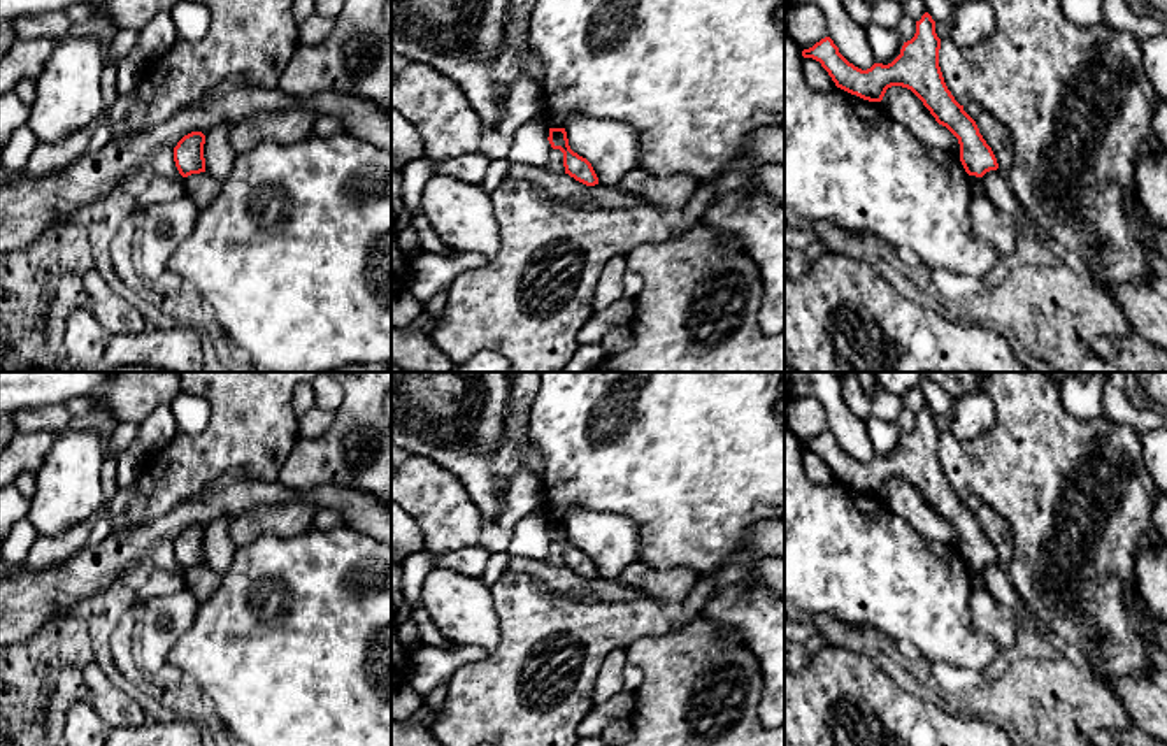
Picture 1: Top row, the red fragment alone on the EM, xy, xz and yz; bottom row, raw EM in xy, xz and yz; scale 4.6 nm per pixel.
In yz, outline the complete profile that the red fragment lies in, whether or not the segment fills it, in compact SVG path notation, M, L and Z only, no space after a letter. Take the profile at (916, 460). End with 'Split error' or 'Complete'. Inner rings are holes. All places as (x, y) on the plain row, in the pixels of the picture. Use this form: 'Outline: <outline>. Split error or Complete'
Outline: M928 405L916 414L916 427L904 435L900 448L888 458L874 456L862 463L849 456L830 430L804 442L804 451L821 456L837 481L869 495L881 495L886 483L902 479L911 483L930 504L935 514L946 520L960 537L960 555L969 569L983 570L997 563L999 556L976 514L963 504L948 483L939 460L941 432Z. Complete

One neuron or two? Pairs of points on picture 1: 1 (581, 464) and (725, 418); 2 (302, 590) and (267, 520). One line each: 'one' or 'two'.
1: one
2: two

